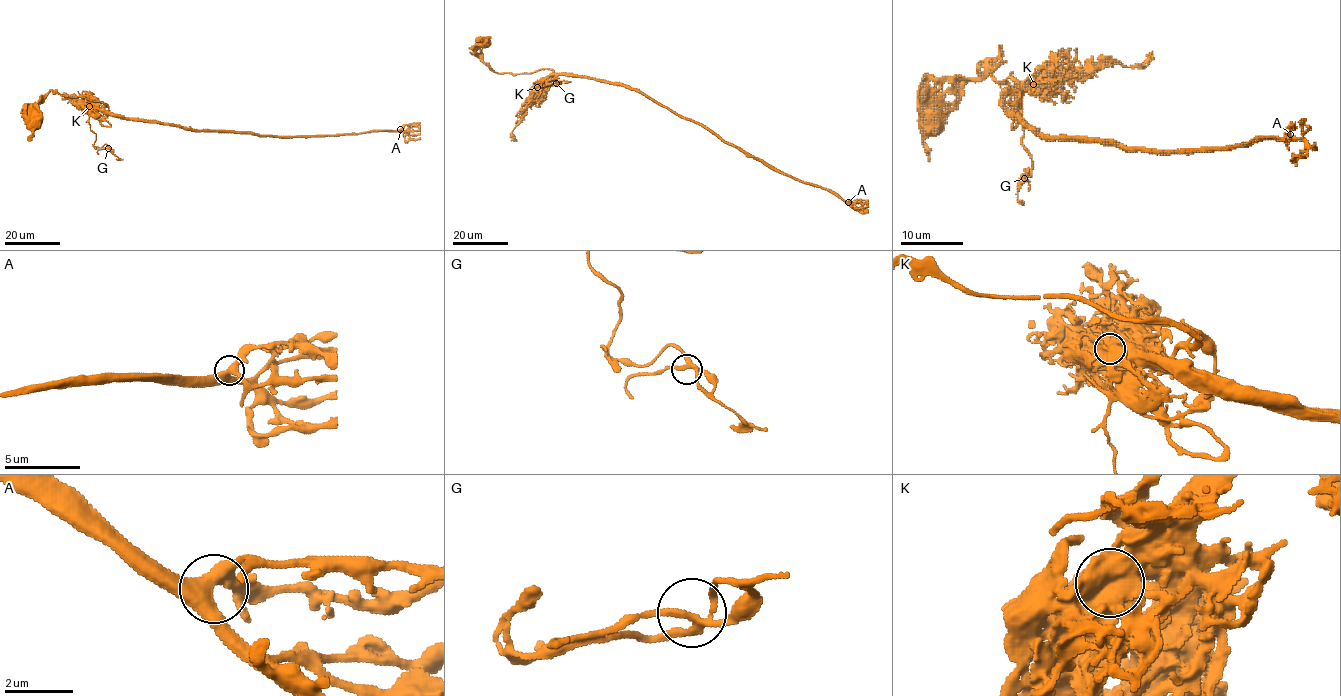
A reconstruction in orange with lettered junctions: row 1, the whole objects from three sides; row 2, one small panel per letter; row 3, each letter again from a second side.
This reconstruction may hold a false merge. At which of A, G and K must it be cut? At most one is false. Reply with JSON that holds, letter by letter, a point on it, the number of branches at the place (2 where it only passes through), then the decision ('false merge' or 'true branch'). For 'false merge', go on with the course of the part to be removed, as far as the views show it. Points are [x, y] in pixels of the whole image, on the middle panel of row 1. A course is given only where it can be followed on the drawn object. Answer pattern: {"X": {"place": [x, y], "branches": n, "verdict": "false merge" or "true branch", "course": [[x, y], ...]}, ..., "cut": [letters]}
{"A": {"place": [848, 202], "branches": 4, "verdict": "true branch"}, "G": {"place": [556, 83], "branches": 4, "verdict": "true branch"}, "K": {"place": [537, 87], "branches": 3, "verdict": "false merge", "course": [[537, 87], [540, 83], [537, 81], [544, 83], [544, 87], [562, 80], [571, 81]]}, "cut": ["K"]}

